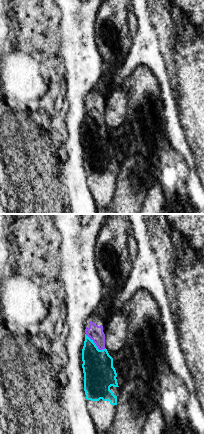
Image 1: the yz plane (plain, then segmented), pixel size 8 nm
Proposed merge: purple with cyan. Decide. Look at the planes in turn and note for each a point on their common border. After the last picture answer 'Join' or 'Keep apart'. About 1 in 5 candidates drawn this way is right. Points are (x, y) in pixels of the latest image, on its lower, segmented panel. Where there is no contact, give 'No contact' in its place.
Touches purple at (96, 345)

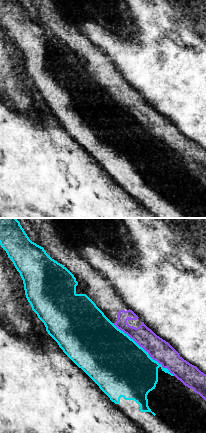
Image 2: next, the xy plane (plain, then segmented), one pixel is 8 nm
Touches purple at (143, 348)

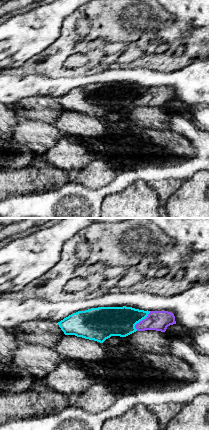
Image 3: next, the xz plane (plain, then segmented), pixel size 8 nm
Touches purple at (140, 321)

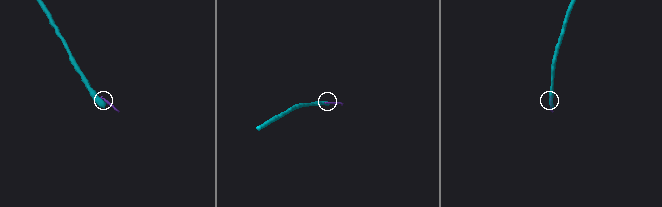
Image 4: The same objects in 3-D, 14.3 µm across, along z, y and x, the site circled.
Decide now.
Keep apart

